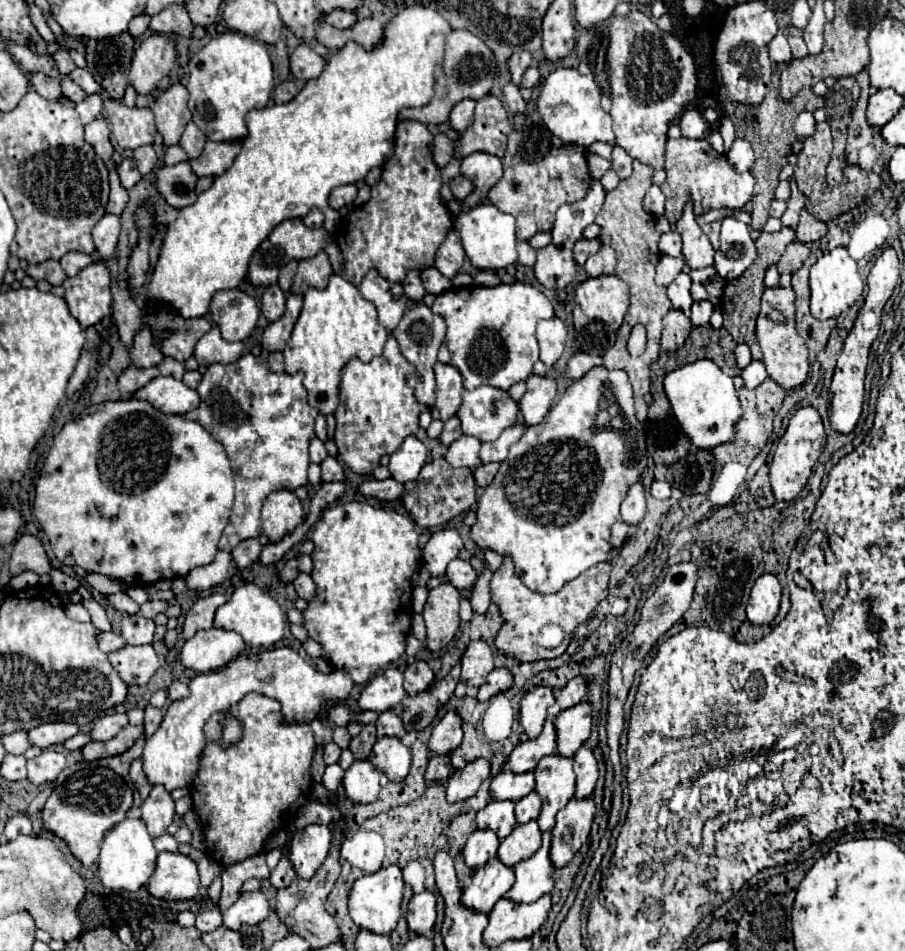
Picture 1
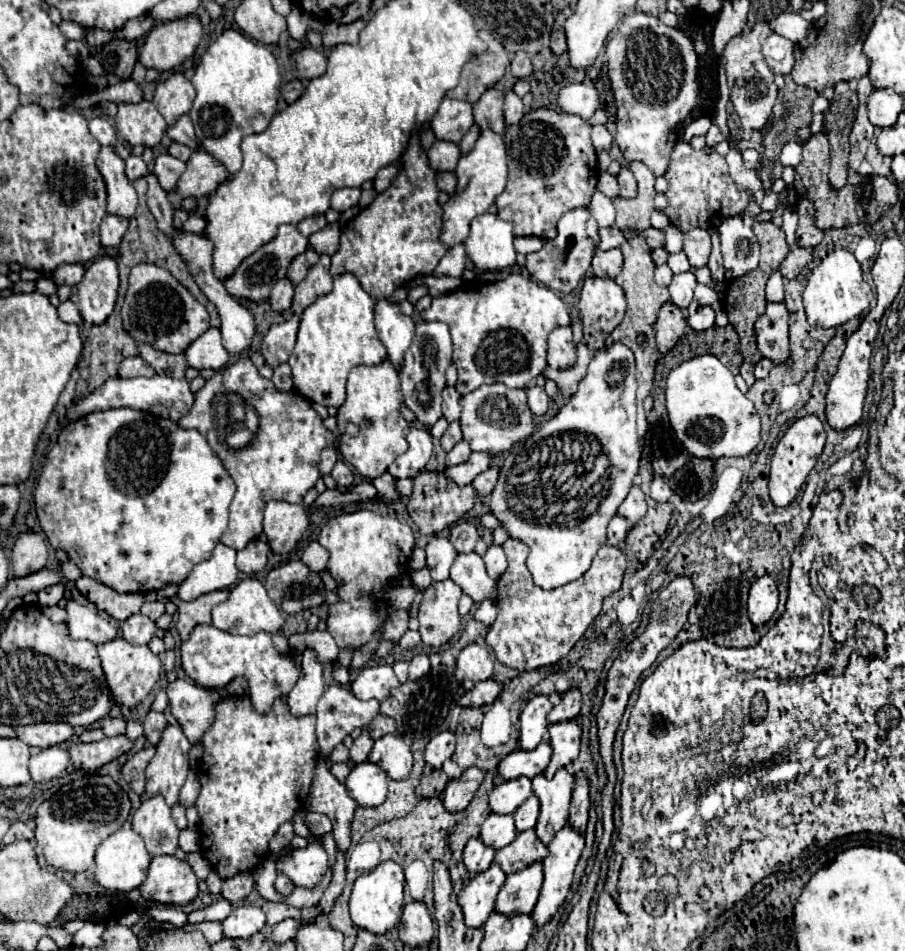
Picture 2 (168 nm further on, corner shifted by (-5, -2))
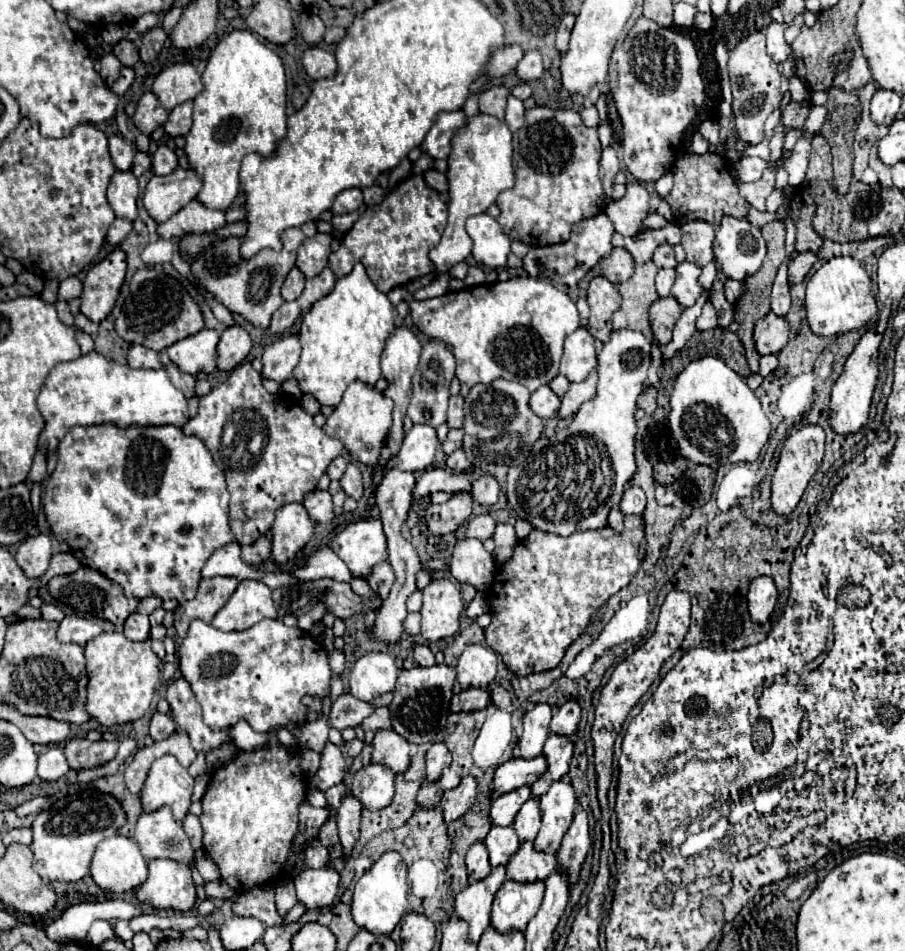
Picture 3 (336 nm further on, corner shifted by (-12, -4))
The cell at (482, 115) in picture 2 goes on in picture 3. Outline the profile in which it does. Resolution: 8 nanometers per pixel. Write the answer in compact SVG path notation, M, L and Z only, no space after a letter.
M491 86L479 94L479 110L503 120L507 96L509 96L509 90L505 86Z

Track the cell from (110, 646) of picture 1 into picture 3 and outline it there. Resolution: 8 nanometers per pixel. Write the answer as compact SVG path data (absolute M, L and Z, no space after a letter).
M67 616L59 622L57 628L57 640L59 642L75 642L75 644L87 644L87 640L99 636L101 626L97 618L83 618L83 616Z

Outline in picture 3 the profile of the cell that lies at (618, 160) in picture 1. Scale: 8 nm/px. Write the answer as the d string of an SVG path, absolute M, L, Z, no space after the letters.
M633 182L627 186L627 194L621 200L607 204L605 214L613 222L615 232L633 236L641 230L643 220L649 214L649 192L643 184Z

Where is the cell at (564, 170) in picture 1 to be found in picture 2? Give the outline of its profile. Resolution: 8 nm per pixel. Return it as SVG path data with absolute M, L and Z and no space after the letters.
M538 108L534 112L528 112L518 124L508 126L506 154L508 154L510 174L504 192L496 198L496 206L498 206L498 216L514 224L516 236L538 236L542 240L550 240L556 236L556 222L564 212L574 208L586 208L590 204L600 172L596 150L590 140L590 128L592 126L586 124L582 118L554 112L548 108Z

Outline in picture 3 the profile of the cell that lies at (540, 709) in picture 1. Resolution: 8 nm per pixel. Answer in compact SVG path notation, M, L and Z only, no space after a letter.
M535 704L523 716L523 734L519 740L521 758L537 758L541 756L543 744L549 736L549 722L551 722L551 706L549 704Z

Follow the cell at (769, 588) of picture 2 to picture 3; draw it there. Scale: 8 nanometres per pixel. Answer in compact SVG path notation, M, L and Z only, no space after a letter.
M759 576L751 580L747 590L747 606L753 622L763 624L771 616L777 602L777 588L769 576Z

